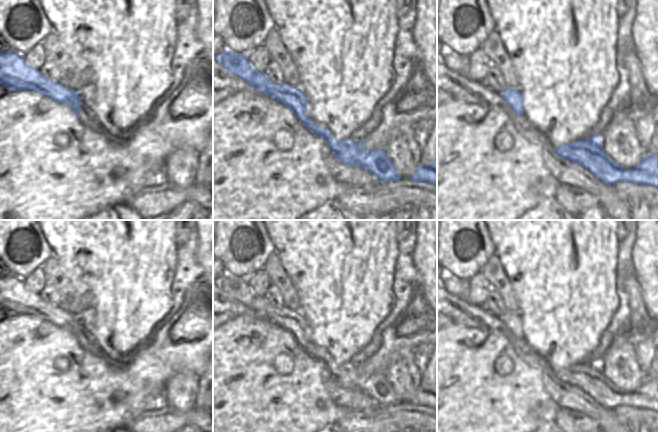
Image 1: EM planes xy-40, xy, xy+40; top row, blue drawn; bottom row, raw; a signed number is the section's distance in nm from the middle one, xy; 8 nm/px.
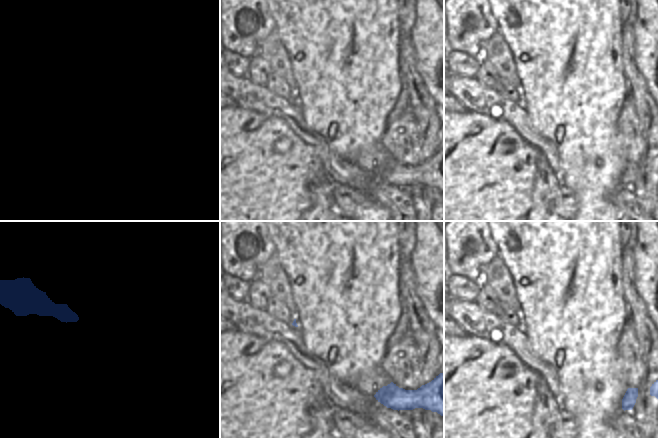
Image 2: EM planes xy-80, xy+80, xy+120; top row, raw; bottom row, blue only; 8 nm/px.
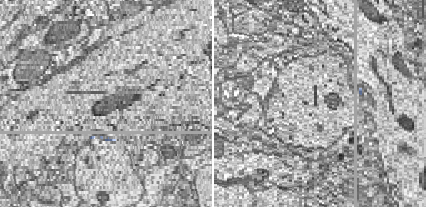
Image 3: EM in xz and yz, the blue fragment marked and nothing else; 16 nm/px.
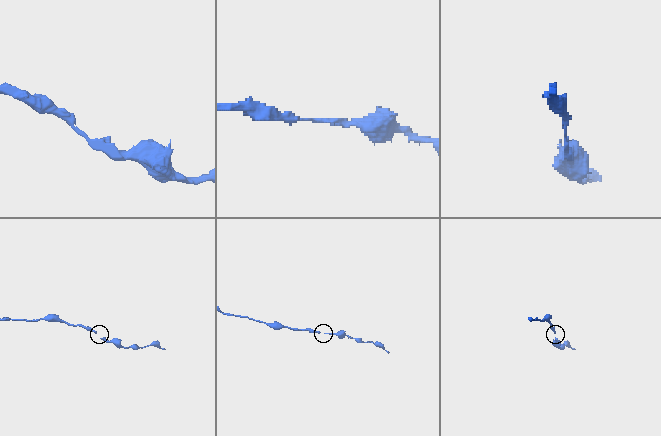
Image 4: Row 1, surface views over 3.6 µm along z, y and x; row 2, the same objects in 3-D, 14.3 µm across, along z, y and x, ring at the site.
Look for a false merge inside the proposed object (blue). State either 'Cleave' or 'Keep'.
Keep.

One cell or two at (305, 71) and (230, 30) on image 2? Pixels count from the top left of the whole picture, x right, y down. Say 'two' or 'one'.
two

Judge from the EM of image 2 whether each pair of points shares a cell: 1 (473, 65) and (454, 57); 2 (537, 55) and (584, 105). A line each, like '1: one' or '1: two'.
1: one
2: one

